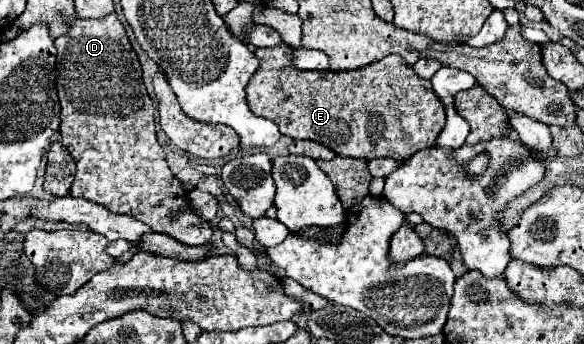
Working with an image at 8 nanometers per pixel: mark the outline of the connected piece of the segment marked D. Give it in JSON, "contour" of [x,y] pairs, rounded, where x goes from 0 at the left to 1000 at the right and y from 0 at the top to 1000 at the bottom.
{"contour":[[[200,47],[125,58],[94,134],[104,297],[101,413],[132,477],[118,564],[176,593],[193,622],[228,628],[262,674],[296,686],[310,709],[354,709],[365,669],[327,616],[320,558],[283,471],[265,395],[265,314],[241,233],[241,186]]]}

